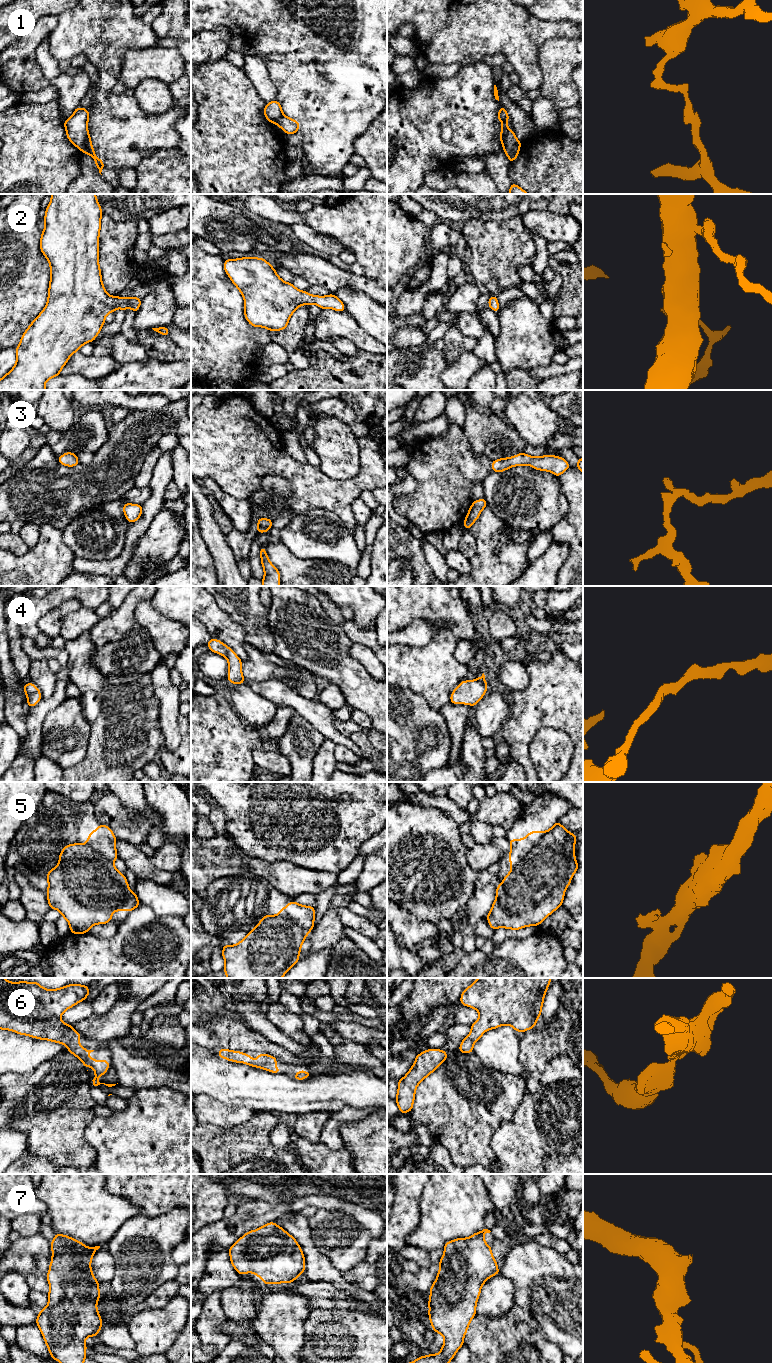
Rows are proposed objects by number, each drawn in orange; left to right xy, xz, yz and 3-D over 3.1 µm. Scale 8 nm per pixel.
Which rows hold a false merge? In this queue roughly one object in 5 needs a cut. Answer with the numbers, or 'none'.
1

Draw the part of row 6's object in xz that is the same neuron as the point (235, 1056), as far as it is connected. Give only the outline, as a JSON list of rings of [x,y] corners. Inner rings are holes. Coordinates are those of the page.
[[[226,1048],[220,1049],[219,1051],[217,1051],[217,1053],[220,1058],[224,1058],[232,1062],[245,1063],[249,1066],[280,1074],[280,1069],[275,1065],[275,1063],[279,1060],[271,1055],[264,1053],[258,1054],[257,1059],[253,1060],[250,1054],[244,1054],[243,1052],[232,1051]]]

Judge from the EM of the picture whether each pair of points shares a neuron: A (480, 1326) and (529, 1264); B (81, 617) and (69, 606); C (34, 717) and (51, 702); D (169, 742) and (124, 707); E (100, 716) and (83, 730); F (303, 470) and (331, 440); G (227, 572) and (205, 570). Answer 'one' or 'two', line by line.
A: two
B: two
C: one
D: two
E: two
F: two
G: two

